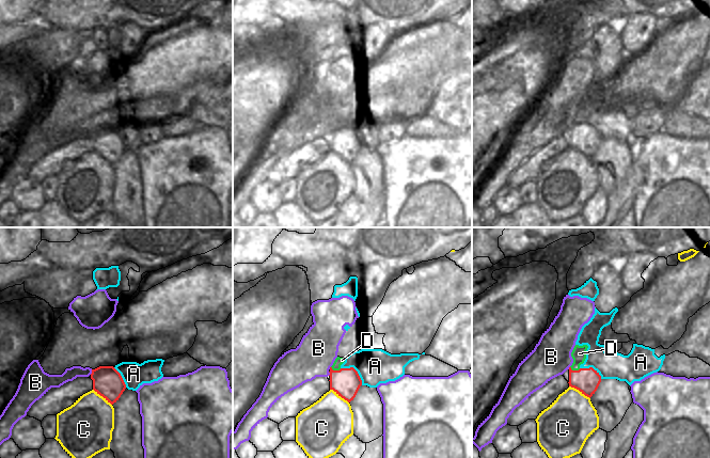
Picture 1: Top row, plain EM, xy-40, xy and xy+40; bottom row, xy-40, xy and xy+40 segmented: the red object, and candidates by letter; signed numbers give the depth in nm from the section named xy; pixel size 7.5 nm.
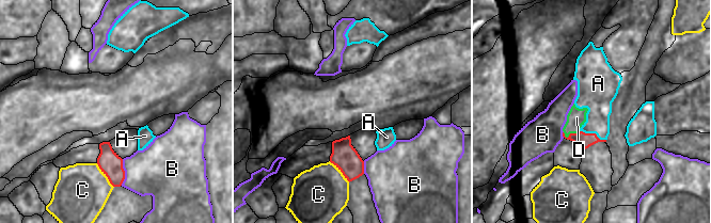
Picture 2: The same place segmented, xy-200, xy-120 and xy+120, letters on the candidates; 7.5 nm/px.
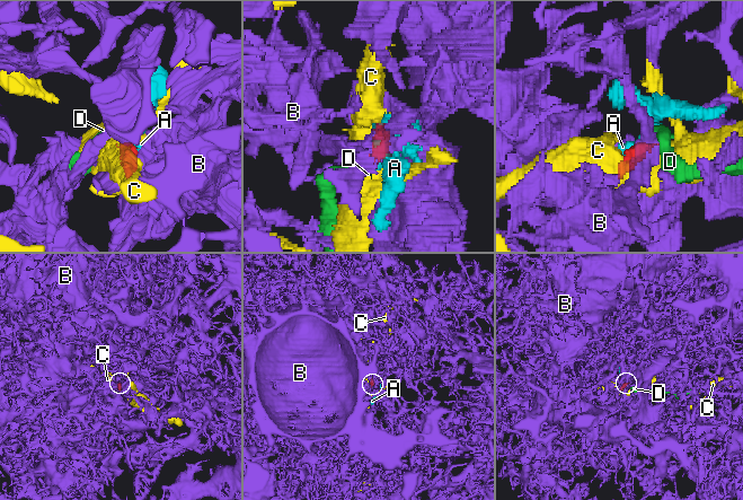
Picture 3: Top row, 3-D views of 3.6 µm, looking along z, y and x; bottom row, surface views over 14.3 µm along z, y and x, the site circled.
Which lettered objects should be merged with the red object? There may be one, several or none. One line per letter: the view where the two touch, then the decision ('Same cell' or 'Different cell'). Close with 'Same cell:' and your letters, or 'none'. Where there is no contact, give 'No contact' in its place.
A: Touches red in xy. Different cell
B: Touches red in xy-40. Different cell
C: Touches red in xy-40. Different cell
D: Touches red in xy. Different cell
Same cell: none

